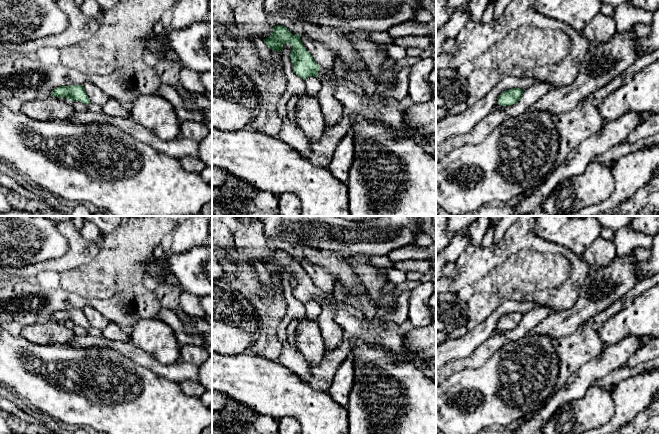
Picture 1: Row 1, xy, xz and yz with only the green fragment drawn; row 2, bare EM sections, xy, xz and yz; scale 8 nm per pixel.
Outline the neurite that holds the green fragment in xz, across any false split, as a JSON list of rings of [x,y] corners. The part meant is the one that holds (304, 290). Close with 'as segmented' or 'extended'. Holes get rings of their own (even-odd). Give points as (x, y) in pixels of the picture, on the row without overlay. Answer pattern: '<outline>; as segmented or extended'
[[[277,249],[274,250],[273,257],[264,263],[264,266],[269,273],[279,276],[282,276],[285,267],[289,267],[292,270],[289,280],[293,287],[293,295],[302,303],[305,304],[310,300],[318,302],[324,300],[325,293],[318,289],[305,273],[299,258],[293,259],[286,251]]]; extended

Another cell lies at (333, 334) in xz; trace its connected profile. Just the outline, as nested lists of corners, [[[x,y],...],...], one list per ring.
[[[305,255],[300,257],[299,260],[314,285],[325,293],[324,300],[319,302],[321,313],[316,322],[323,337],[325,349],[328,351],[335,350],[343,343],[347,334],[335,320],[335,308],[330,299],[334,293],[334,278],[325,267],[308,261]]]

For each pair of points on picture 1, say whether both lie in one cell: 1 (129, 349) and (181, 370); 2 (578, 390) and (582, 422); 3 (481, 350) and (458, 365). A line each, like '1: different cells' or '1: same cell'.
1: same cell
2: different cells
3: same cell

